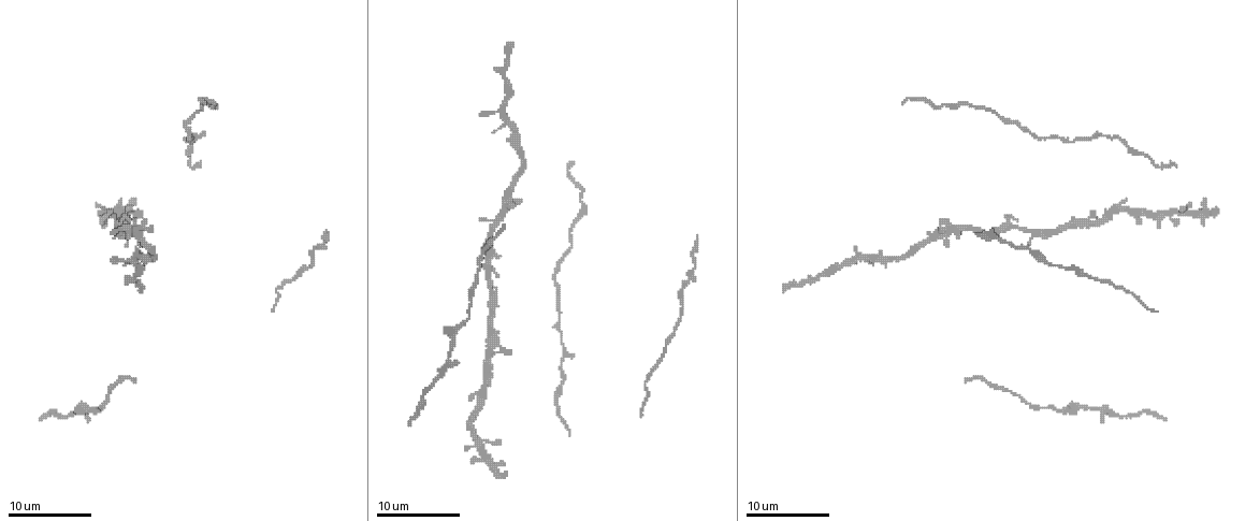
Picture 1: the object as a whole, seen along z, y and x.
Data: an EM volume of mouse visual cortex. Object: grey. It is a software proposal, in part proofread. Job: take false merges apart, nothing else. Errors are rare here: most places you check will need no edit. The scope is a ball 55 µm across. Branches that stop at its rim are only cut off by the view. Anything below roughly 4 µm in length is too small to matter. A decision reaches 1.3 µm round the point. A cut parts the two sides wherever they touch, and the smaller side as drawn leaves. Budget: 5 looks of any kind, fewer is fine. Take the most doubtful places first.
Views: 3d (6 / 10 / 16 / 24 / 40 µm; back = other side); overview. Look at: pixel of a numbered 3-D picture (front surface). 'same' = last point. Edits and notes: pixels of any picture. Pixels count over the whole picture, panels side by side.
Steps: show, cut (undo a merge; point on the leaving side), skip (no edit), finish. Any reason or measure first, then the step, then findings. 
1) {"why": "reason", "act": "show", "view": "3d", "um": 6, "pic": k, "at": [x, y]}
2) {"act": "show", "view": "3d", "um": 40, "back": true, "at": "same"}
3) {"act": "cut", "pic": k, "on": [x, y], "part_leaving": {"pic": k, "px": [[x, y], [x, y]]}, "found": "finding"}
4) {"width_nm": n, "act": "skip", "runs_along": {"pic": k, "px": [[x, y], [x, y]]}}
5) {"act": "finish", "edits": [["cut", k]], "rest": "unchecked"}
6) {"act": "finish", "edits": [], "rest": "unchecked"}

{"act": "show", "view": "3d", "um": 10, "pic": 1, "at": [946, 227]}

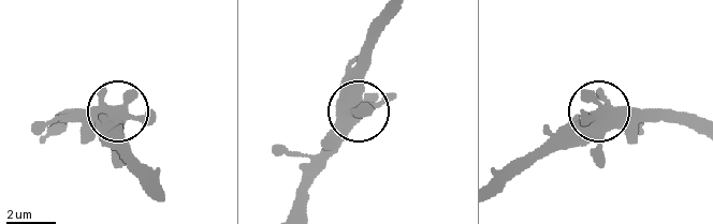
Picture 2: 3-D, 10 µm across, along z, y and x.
{"act": "show", "view": "3d", "um": 10, "back": true, "pic": 2, "at": [126, 116]}

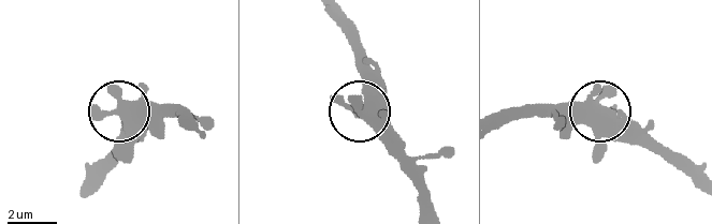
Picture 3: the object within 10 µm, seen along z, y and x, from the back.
{"width_nm": 430, "act": "skip", "runs_along": {"pic": 3, "px": [[499, 121], [605, 110], [657, 155]]}, "found": "all the same neuron"}

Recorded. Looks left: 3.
{"why": "four arms meet", "act": "show", "view": "3d", "um": 6, "pic": 1, "at": [1183, 213]}

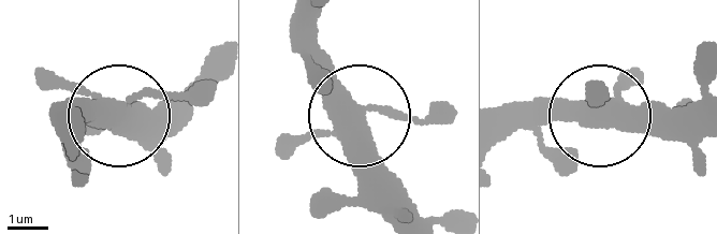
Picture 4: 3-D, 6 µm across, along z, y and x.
{"side_arm_um": 5, "act": "skip", "found": "all the same neuron"}

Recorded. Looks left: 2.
{"act": "show", "view": "3d", "um": 6, "pic": 1, "at": [499, 345]}

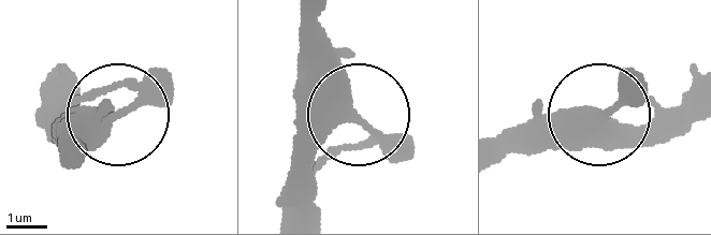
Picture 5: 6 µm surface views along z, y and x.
{"act": "skip", "found": "all the same neuron"}

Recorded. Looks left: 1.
{"act": "finish", "edits": [], "rest": "unchecked"}

